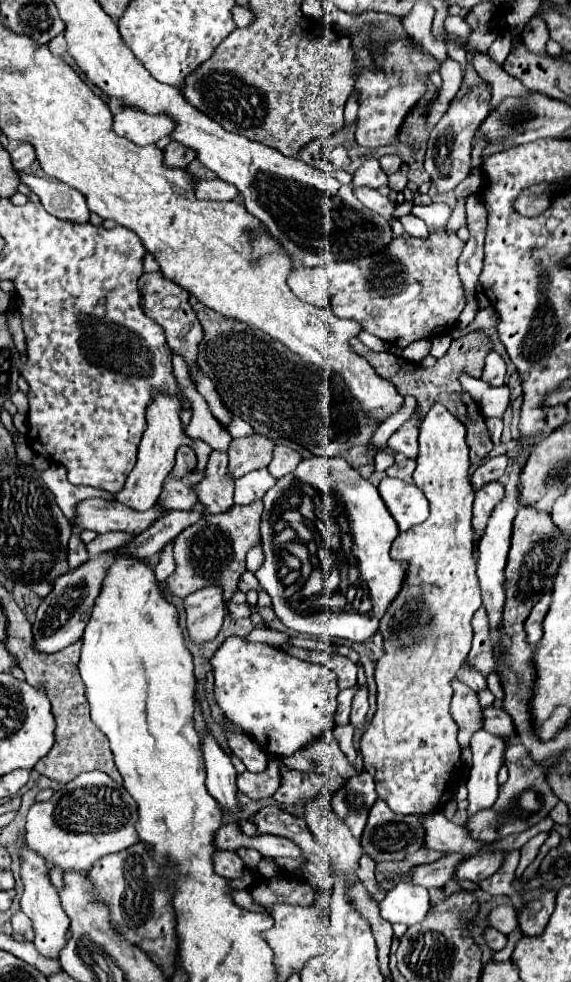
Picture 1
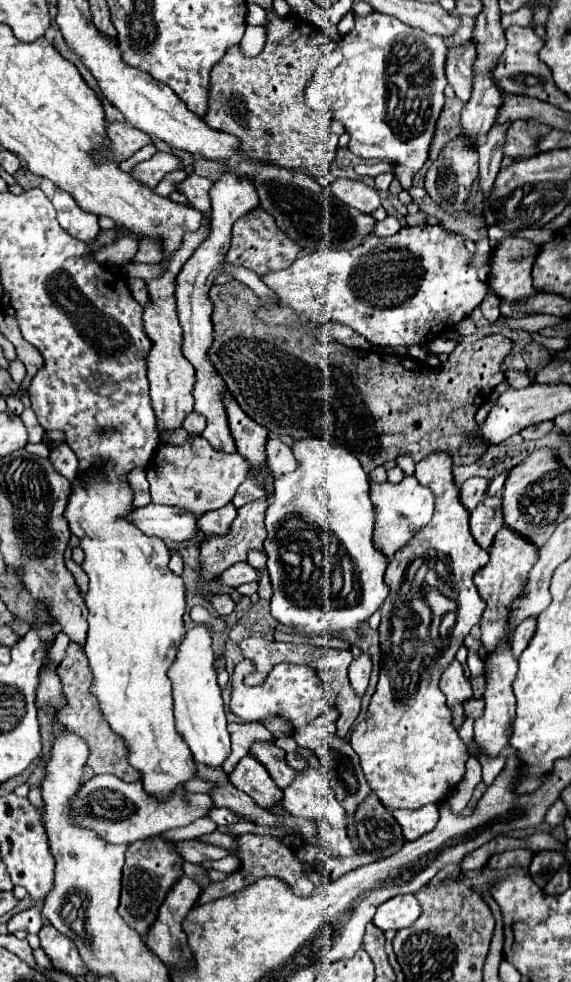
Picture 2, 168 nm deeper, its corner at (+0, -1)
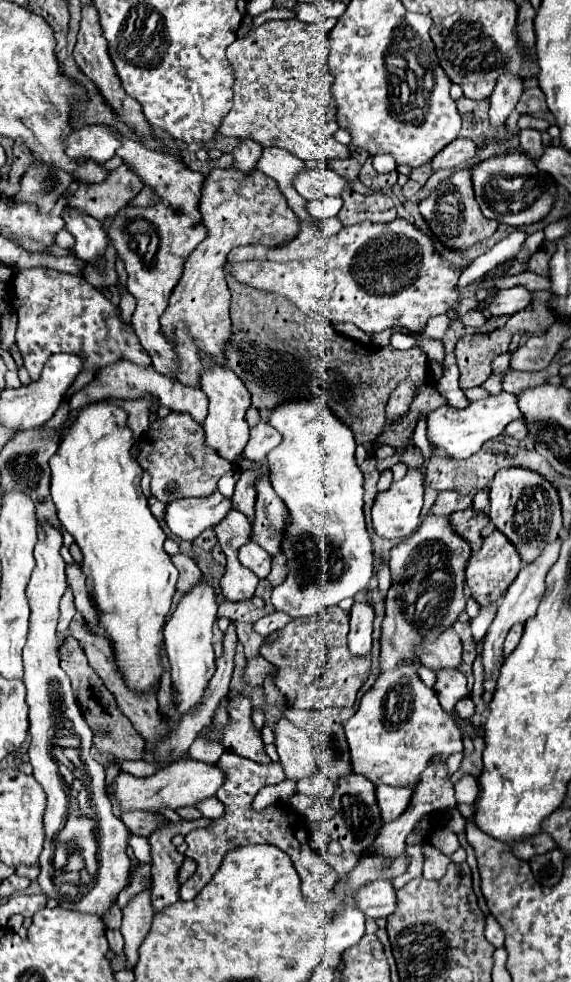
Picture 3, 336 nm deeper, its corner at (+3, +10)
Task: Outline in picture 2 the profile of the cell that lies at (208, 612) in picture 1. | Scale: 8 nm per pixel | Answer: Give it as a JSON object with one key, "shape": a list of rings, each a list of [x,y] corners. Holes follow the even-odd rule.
{"shape":[[[238,562],[238,564],[230,566],[218,578],[218,582],[224,584],[224,586],[228,586],[228,588],[240,586],[244,582],[256,582],[256,580],[258,580],[258,570],[252,568],[248,562]]]}

